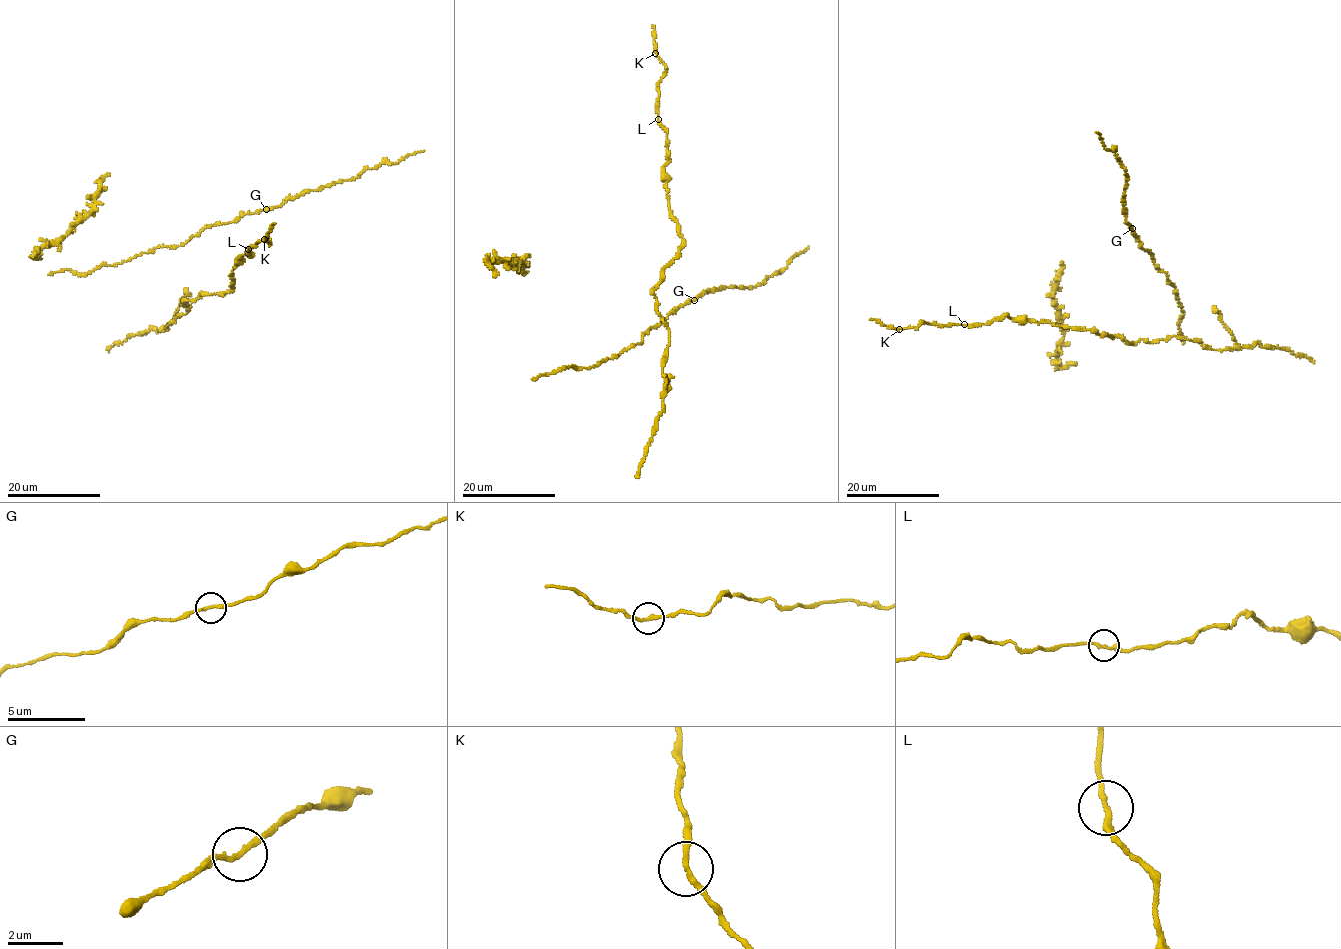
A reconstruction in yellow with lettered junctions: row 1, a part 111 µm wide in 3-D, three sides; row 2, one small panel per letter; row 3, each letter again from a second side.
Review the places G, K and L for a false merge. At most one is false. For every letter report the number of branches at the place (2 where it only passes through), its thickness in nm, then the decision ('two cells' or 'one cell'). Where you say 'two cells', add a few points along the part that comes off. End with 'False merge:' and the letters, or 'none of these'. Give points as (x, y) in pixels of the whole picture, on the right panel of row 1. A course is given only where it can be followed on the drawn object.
G: branches 2; calibre 200 nm; one cell
K: branches 2; calibre 190 nm; one cell
L: branches 2; calibre 200 nm; one cell
False merge: none of these

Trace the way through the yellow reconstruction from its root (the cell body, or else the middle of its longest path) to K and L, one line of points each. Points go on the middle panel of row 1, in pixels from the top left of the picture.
K: (669, 387), (662, 365), (670, 330), (654, 288), (683, 236), (662, 177), (658, 83), (667, 69), (655, 52)
L: (669, 387), (662, 365), (670, 330), (654, 288), (683, 236), (662, 177), (668, 157), (658, 119)

